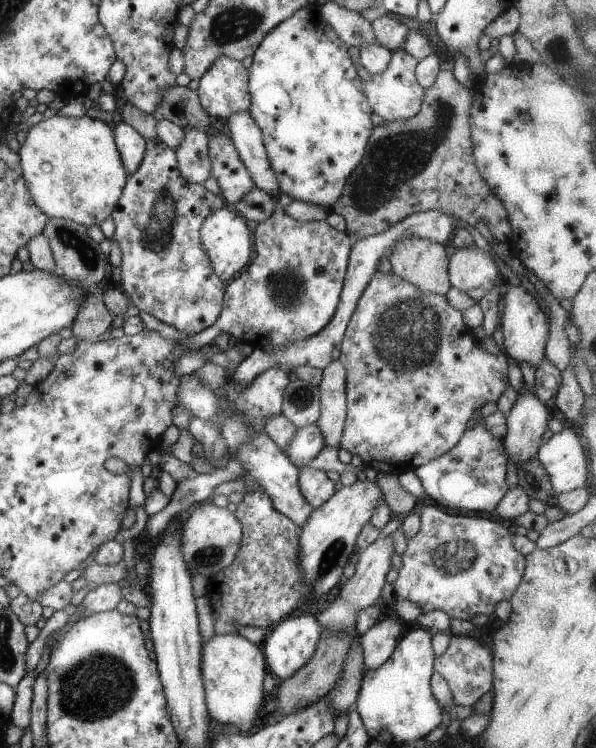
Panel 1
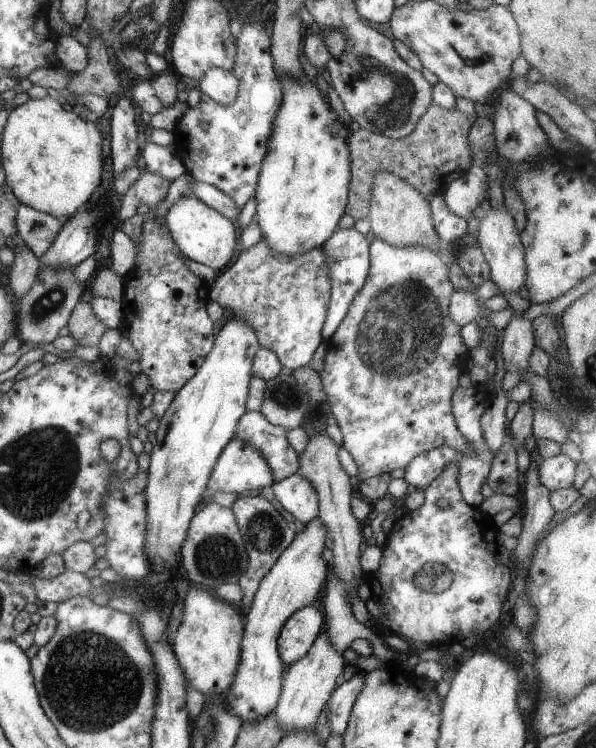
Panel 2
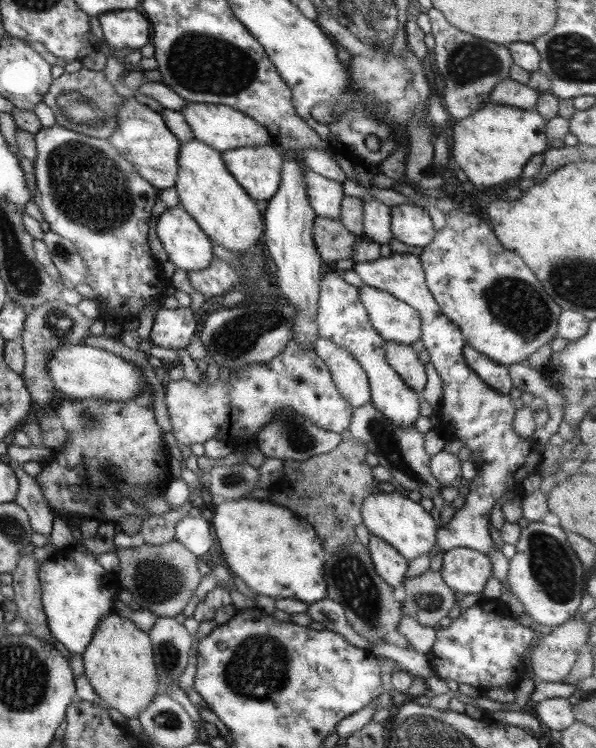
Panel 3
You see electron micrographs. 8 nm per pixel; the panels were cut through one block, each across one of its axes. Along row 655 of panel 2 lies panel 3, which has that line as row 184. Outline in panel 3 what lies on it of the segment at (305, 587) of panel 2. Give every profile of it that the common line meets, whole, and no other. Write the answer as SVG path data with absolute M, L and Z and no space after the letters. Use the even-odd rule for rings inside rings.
M269 144L243 146L221 153L231 176L253 200L268 201L279 186L281 154Z

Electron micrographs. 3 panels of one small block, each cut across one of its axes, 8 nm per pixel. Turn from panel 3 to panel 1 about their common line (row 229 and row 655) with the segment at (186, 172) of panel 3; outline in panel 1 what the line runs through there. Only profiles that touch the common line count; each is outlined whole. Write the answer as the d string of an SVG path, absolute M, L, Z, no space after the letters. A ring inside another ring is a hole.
M215 634L202 642L201 680L205 692L205 706L212 723L218 726L233 724L241 732L247 732L253 726L253 720L269 698L263 692L263 678L267 673L266 664L260 646L238 634Z

